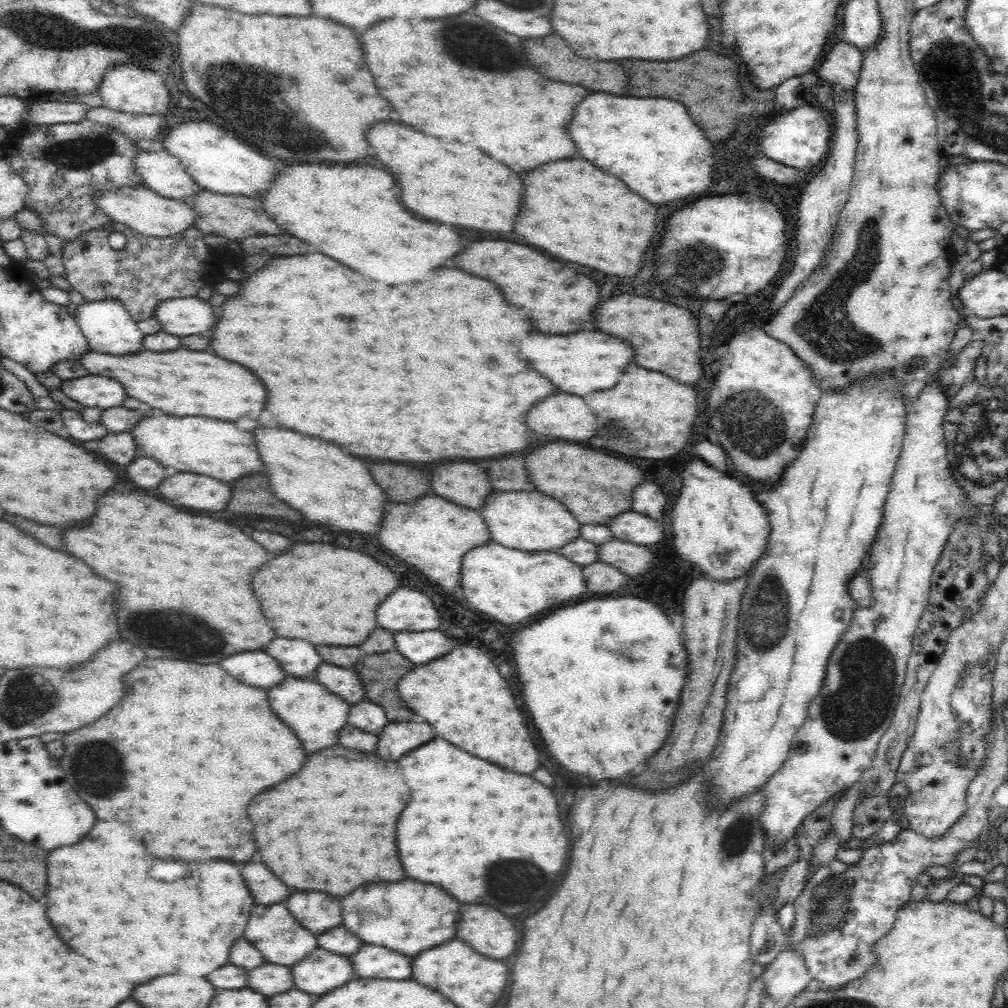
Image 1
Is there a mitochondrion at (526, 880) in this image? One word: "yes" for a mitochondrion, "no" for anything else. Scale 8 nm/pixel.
yes

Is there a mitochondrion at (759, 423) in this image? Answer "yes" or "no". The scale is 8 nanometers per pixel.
yes

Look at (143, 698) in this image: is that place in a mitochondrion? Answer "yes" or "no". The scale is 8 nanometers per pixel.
no

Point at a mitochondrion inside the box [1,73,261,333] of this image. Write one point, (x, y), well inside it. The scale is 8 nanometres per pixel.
(78, 152)

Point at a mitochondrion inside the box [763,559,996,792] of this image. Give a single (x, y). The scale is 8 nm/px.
(862, 706)

